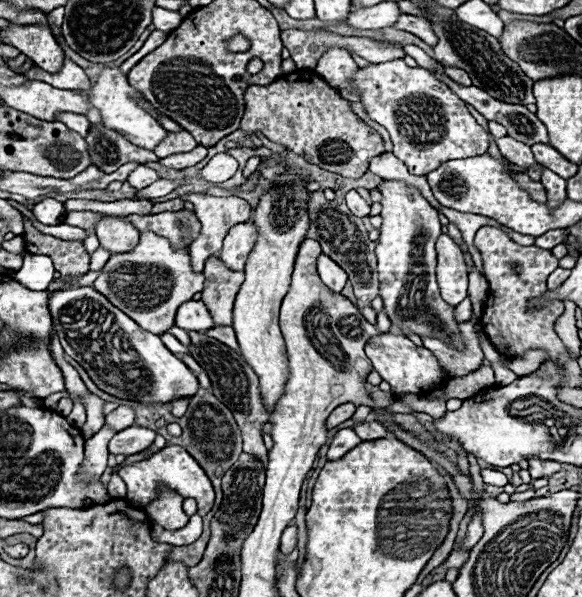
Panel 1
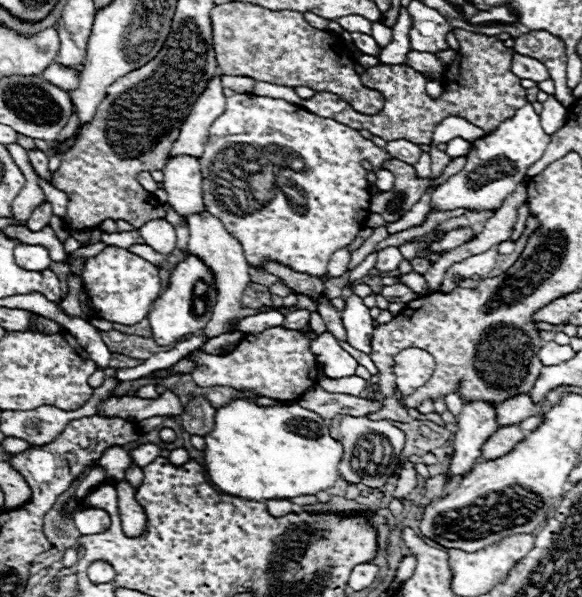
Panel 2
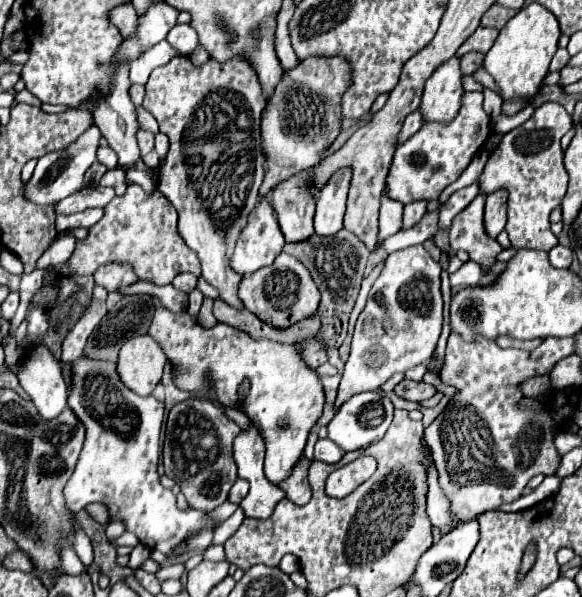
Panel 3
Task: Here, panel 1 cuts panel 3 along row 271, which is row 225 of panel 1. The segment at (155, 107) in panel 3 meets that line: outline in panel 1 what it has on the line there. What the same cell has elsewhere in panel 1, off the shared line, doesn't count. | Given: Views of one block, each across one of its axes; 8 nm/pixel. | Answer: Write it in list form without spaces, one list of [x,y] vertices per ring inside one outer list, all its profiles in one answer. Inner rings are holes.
[[[188,194],[180,197],[184,201],[190,201],[194,204],[194,210],[196,210],[196,216],[198,220],[202,222],[202,230],[200,230],[200,236],[192,242],[190,246],[190,266],[192,270],[198,274],[202,272],[204,268],[204,262],[208,256],[212,254],[220,254],[222,250],[222,240],[224,236],[228,234],[230,226],[236,226],[238,222],[244,222],[250,218],[250,204],[238,196],[228,196],[228,198],[218,198],[218,196],[206,196],[206,194]]]

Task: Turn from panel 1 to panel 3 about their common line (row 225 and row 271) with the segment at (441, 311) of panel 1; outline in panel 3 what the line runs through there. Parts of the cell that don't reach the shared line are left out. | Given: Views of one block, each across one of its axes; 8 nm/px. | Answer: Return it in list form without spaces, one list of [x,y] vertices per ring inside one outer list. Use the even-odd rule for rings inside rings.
[[[408,246],[392,252],[378,280],[372,284],[366,306],[360,312],[350,358],[342,372],[336,408],[354,392],[380,388],[390,376],[428,362],[434,354],[442,332],[442,294],[440,294],[440,264],[424,250],[424,246]]]

